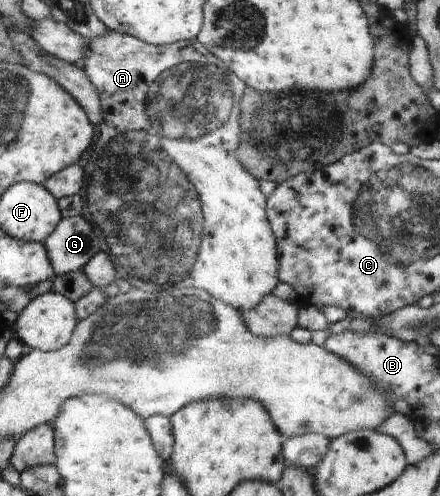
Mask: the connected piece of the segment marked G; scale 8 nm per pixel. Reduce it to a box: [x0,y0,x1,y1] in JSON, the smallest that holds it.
[43,215,101,275]

